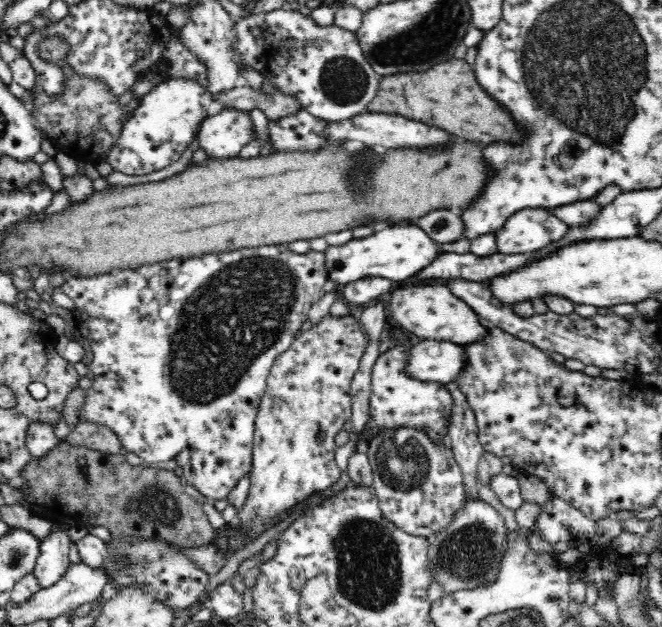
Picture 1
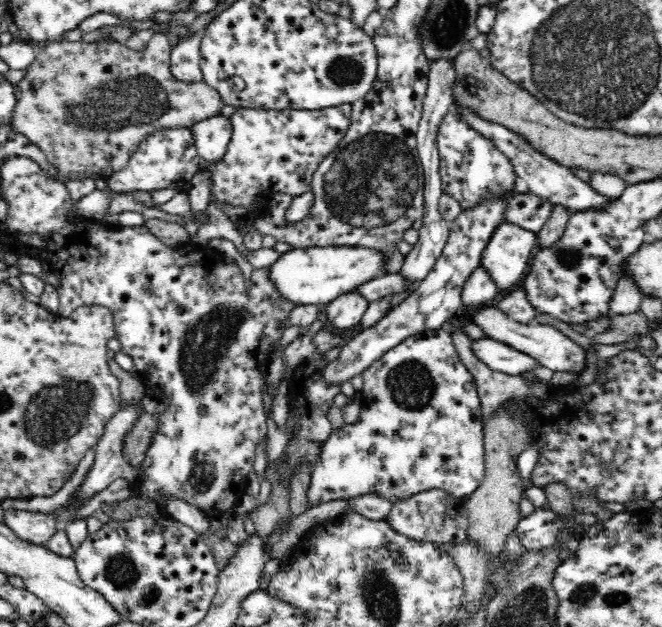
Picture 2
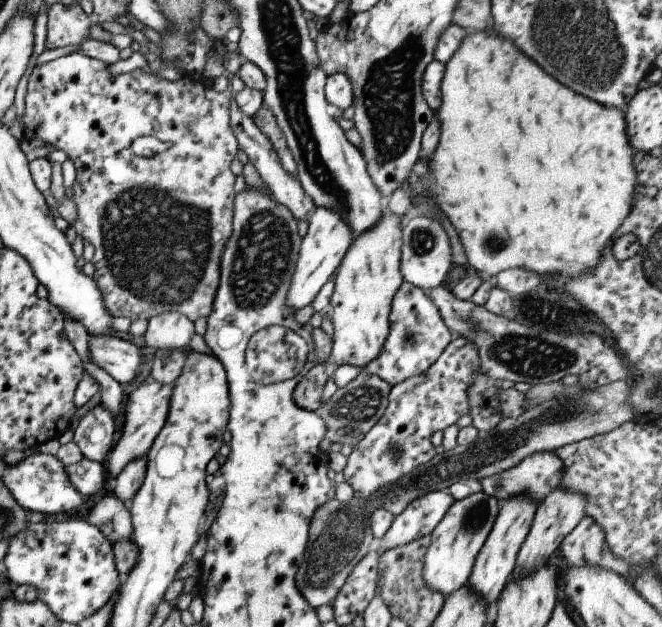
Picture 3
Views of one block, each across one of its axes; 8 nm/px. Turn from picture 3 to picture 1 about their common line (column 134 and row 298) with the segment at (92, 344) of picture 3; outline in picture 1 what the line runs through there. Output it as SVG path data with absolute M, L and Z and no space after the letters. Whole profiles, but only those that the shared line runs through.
M366 276L345 284L342 298L351 305L367 306L376 303L380 294L391 292L395 285L395 282L381 276Z

